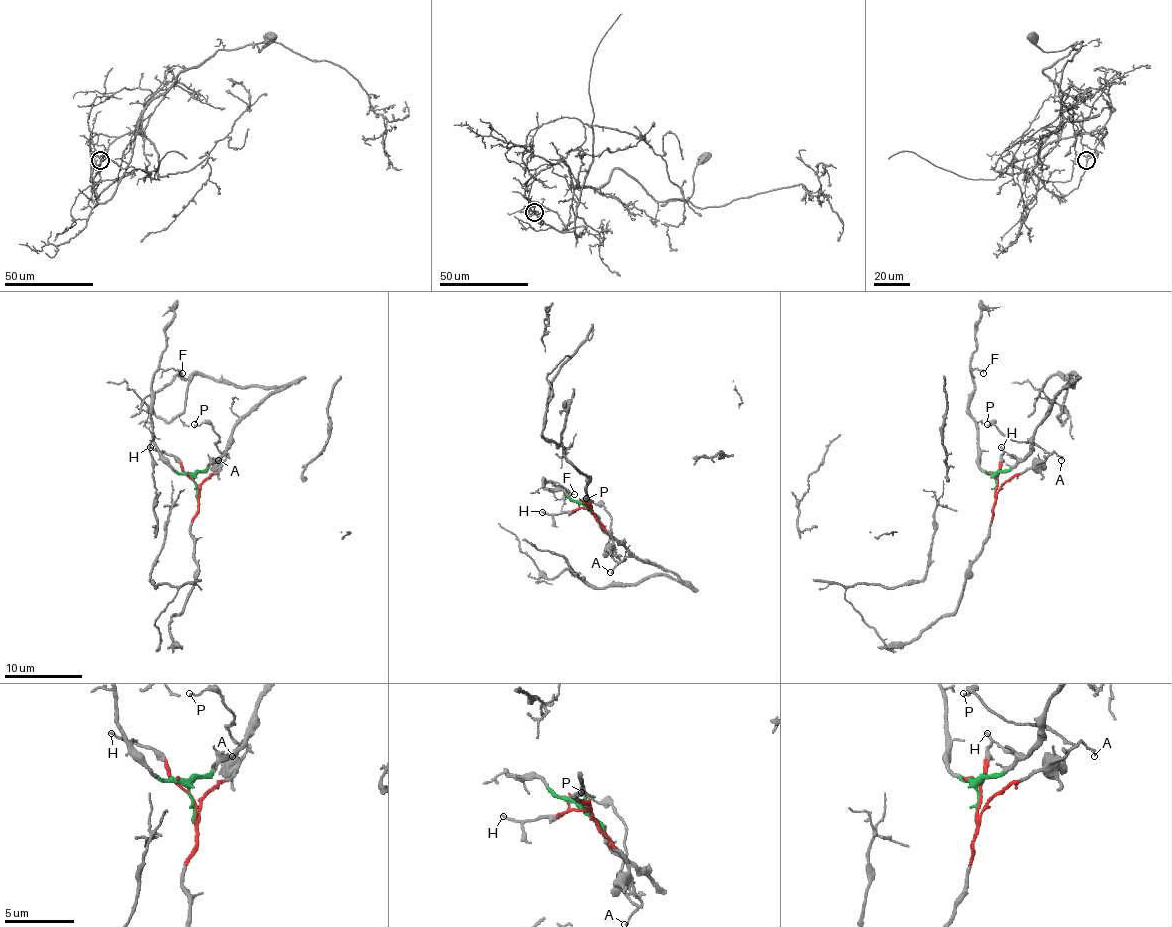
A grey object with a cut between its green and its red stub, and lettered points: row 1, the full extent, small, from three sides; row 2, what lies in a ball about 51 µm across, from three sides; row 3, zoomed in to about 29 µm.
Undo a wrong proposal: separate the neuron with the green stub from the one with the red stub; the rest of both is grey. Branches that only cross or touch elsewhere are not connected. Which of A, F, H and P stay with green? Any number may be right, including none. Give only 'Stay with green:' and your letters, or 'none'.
Stay with green: F

